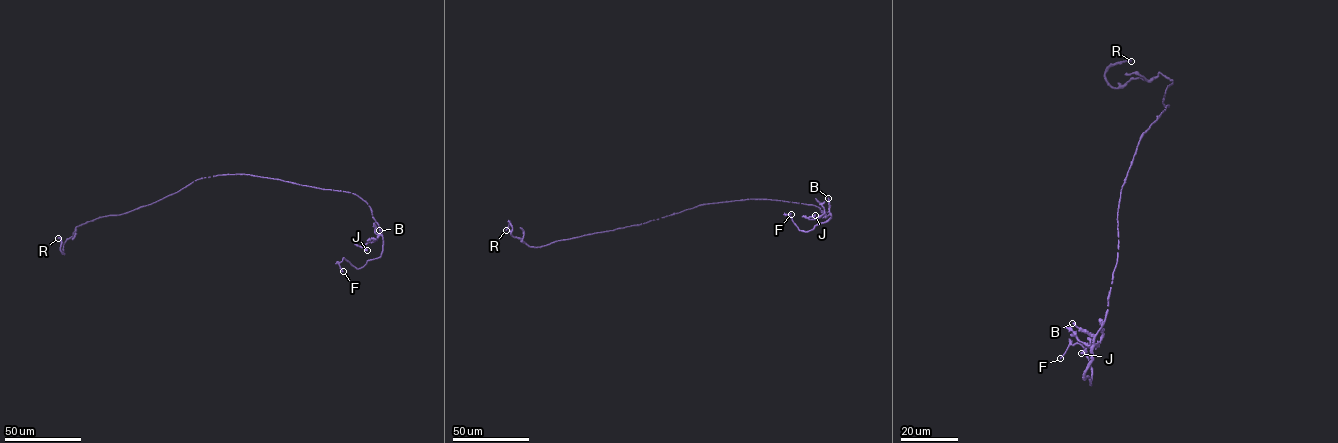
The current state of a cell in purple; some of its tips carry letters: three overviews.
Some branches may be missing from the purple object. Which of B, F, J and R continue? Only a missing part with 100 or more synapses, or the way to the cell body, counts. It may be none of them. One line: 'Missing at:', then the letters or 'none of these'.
Missing at: none of these

